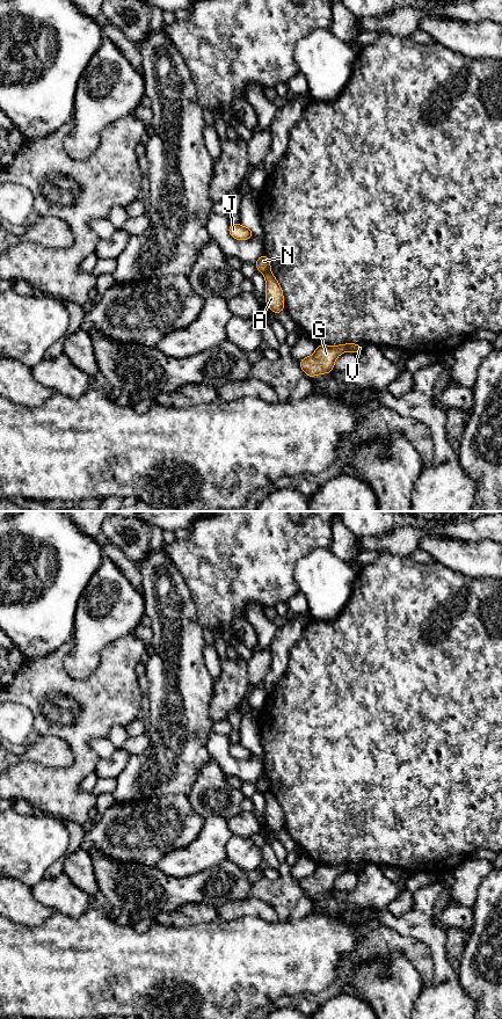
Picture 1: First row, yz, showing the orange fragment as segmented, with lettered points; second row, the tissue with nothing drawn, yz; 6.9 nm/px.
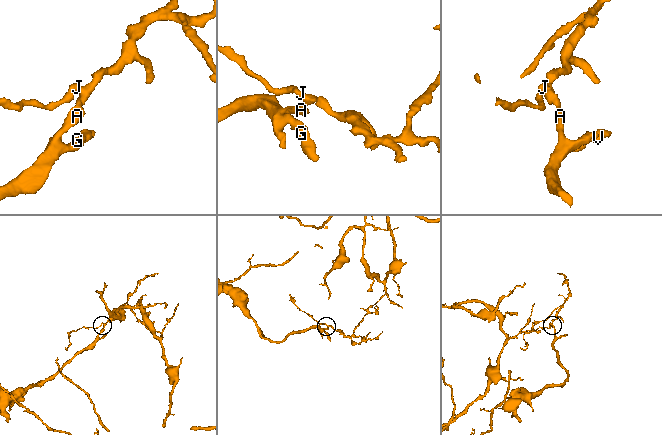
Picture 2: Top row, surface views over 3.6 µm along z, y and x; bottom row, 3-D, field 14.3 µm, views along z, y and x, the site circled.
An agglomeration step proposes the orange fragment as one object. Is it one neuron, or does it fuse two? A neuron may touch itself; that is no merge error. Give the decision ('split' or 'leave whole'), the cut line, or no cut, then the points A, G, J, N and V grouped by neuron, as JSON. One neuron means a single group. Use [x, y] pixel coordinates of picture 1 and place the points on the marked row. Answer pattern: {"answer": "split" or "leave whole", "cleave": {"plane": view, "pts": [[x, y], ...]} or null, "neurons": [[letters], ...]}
{"answer": "split", "cleave": {"plane": "yz", "pts": [[270, 271], [263, 274]]}, "neurons": [["A", "G", "V"], ["J", "N"]]}

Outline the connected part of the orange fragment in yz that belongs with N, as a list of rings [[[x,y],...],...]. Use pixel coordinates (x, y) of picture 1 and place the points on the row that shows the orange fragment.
[[[262,254],[262,255],[259,257],[259,260],[257,260],[256,263],[255,263],[255,267],[256,267],[256,269],[257,269],[260,272],[262,272],[263,275],[271,272],[270,260],[269,260],[264,254]]]

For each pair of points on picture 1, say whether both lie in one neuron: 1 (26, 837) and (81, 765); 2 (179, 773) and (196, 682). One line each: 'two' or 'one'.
1: two
2: one

